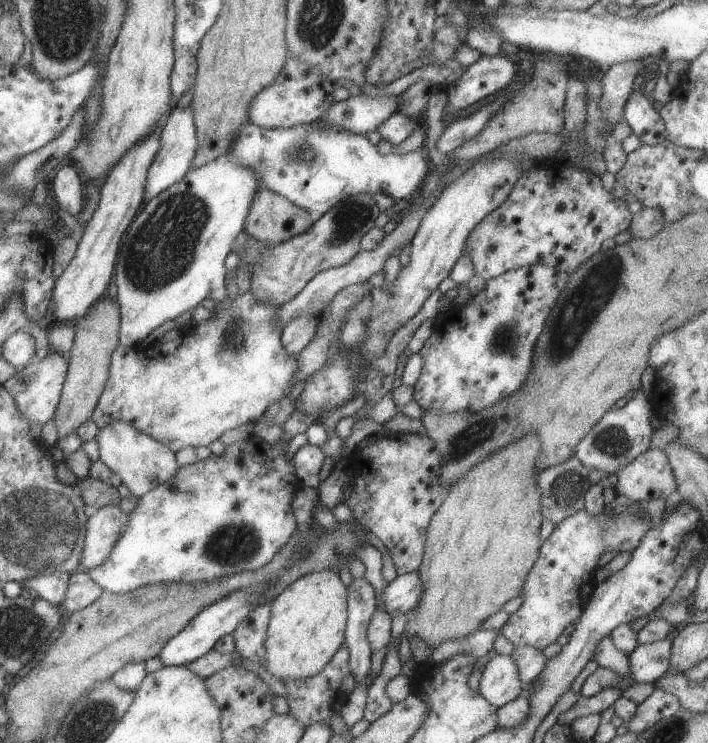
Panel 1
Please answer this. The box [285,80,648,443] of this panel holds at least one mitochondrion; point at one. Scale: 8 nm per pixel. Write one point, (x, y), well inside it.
(586, 301)

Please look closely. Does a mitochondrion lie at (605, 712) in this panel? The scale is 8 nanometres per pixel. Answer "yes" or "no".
no

